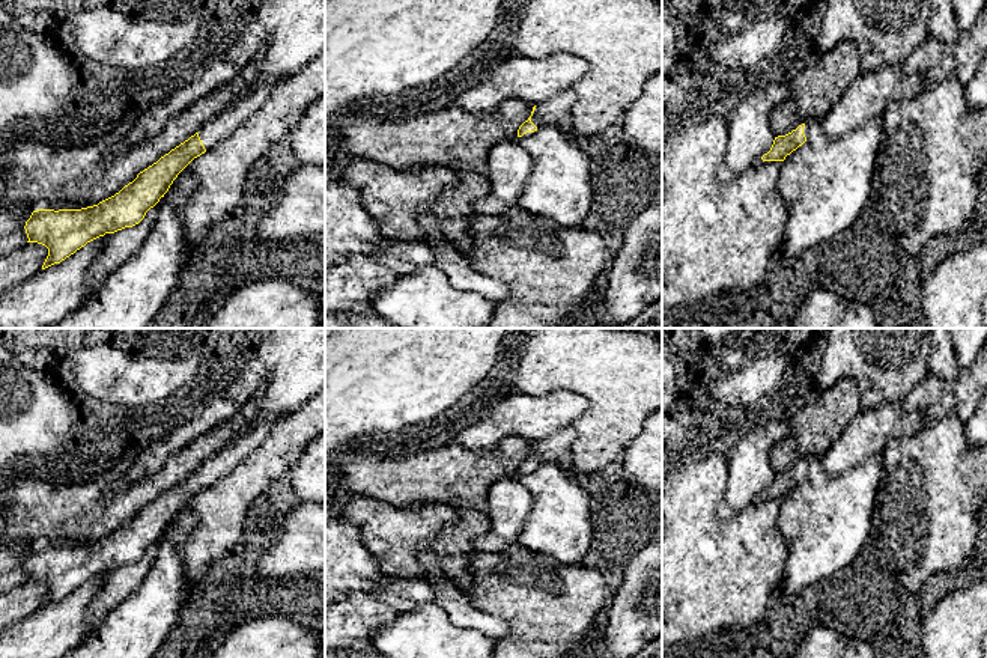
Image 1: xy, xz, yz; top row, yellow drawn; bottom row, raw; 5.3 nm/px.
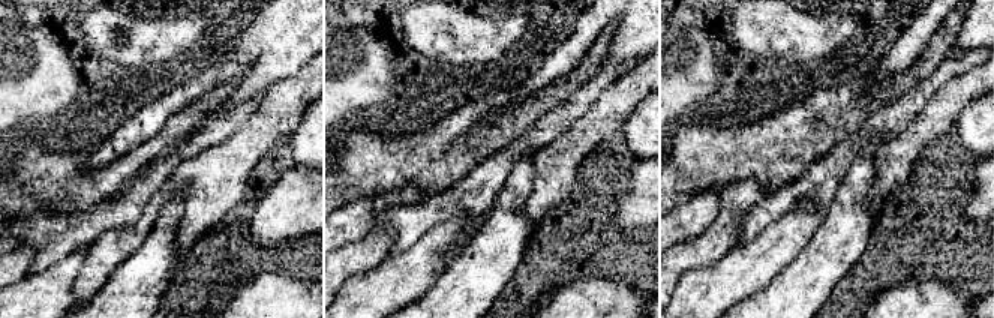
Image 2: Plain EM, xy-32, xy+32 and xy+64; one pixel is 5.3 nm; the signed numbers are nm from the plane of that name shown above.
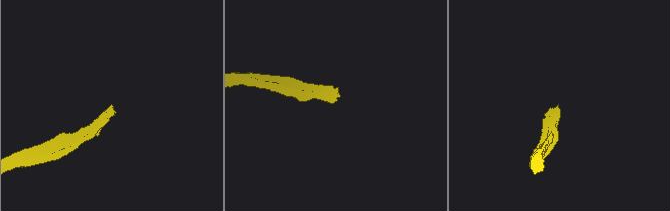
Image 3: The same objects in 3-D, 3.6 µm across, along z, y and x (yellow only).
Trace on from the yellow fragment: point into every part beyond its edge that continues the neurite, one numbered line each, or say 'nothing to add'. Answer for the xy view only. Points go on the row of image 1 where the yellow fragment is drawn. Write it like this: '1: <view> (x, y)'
1: xy (223, 125)

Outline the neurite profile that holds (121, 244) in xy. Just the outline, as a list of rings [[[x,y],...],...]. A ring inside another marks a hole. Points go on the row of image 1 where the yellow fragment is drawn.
[[[161,197],[159,202],[146,212],[144,218],[138,224],[125,227],[110,235],[86,274],[86,283],[89,286],[90,295],[101,288],[105,279],[117,267],[120,267],[141,247],[146,235],[150,232],[158,217],[162,200],[164,197]]]

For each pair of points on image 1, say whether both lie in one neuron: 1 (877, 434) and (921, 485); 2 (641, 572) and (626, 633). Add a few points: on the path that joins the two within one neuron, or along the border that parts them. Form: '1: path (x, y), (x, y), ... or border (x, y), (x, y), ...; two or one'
1: border (891, 435), (882, 453); two
2: path (640, 587), (638, 598), (631, 606), (631, 618); one

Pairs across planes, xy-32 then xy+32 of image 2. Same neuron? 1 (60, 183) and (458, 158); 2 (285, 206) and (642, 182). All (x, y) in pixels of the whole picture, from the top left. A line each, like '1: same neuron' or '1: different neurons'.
1: same neuron
2: same neuron

